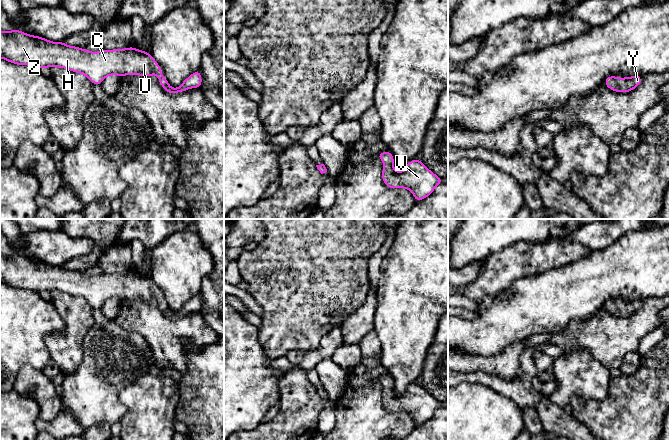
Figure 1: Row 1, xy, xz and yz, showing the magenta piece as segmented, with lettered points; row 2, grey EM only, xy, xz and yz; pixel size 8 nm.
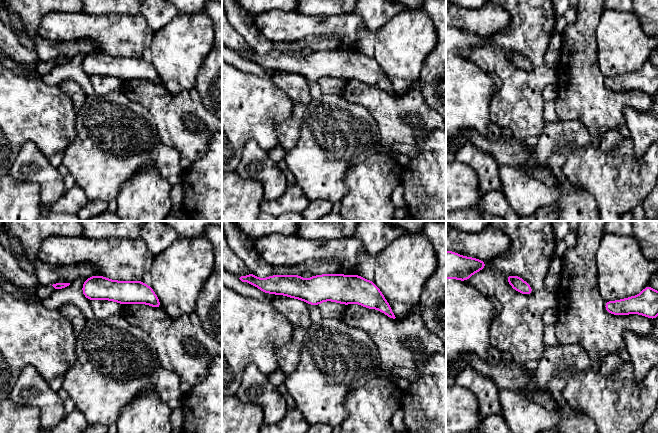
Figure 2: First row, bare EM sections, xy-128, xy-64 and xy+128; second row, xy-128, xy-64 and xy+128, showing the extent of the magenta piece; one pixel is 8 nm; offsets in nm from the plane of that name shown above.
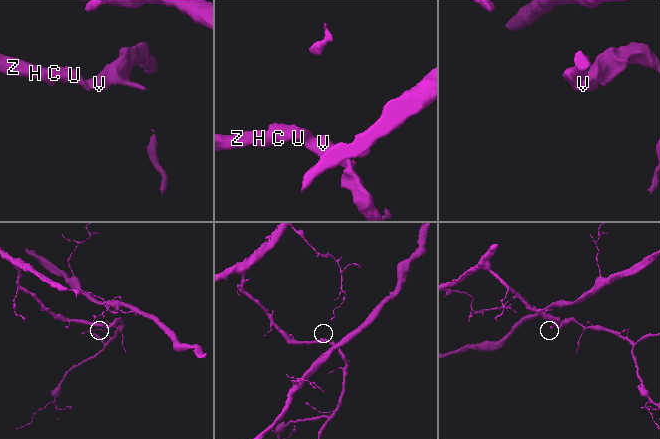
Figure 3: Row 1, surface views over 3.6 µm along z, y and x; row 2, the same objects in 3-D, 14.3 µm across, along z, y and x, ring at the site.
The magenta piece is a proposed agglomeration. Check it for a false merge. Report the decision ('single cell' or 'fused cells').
single cell

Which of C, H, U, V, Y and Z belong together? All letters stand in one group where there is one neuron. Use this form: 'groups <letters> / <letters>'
groups C H U V Y Z

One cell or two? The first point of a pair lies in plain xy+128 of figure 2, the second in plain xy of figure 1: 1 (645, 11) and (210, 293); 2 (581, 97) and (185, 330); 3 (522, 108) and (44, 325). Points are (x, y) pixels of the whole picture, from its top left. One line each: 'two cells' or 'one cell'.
1: one cell
2: one cell
3: two cells

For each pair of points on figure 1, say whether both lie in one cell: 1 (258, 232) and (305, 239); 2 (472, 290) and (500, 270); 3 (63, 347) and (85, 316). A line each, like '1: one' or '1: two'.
1: two
2: one
3: one

